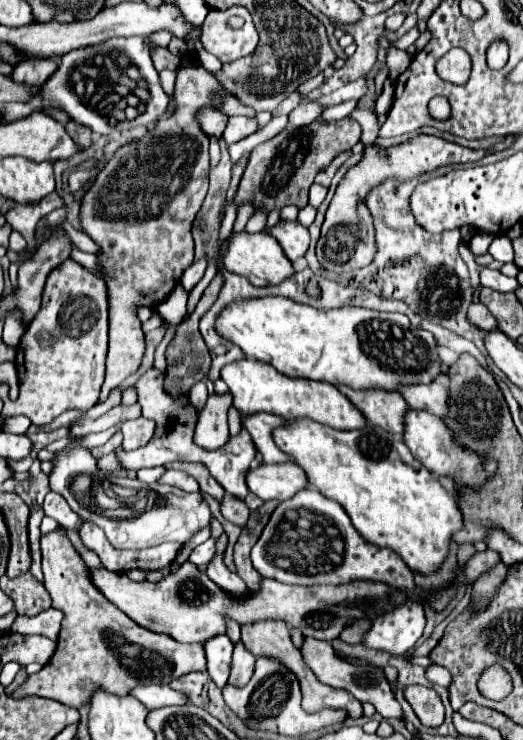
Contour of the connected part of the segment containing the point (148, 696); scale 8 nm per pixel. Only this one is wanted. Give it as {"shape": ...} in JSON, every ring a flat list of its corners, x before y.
{"shape":[[150,684,150,686,136,686,130,690,130,696,138,698,146,708,160,708,160,706,170,706,178,704,184,706,188,702,188,694,176,692,170,686,162,684]]}

